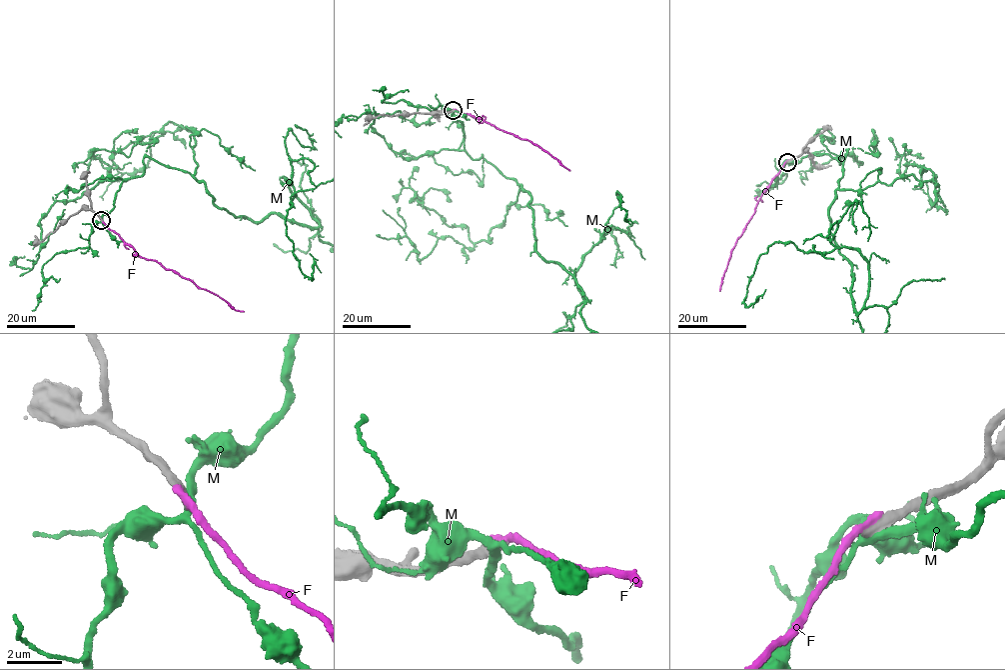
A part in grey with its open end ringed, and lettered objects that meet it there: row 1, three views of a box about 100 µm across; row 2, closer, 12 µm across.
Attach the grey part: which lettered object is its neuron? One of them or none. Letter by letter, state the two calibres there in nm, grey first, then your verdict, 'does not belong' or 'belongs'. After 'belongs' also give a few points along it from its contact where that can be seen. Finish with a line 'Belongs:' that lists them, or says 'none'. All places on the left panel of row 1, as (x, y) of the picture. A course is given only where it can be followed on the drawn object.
F: 360 nm thick on the grey side, 320 nm on the other; does not belong
M: 360 nm thick on the grey side, 280 nm on the other; does not belong
Belongs: none

